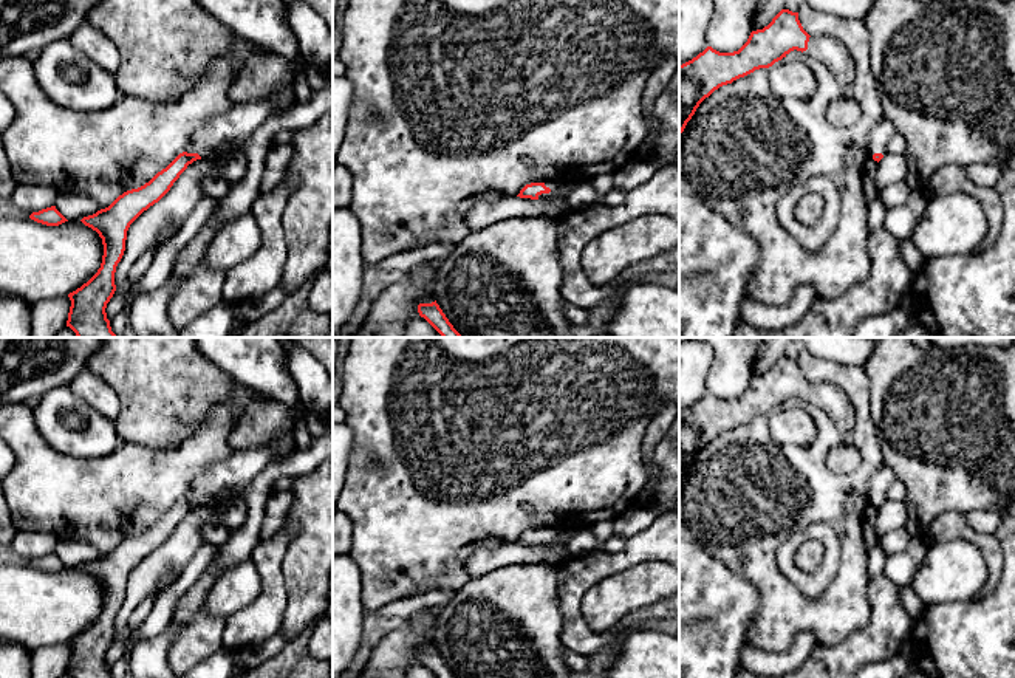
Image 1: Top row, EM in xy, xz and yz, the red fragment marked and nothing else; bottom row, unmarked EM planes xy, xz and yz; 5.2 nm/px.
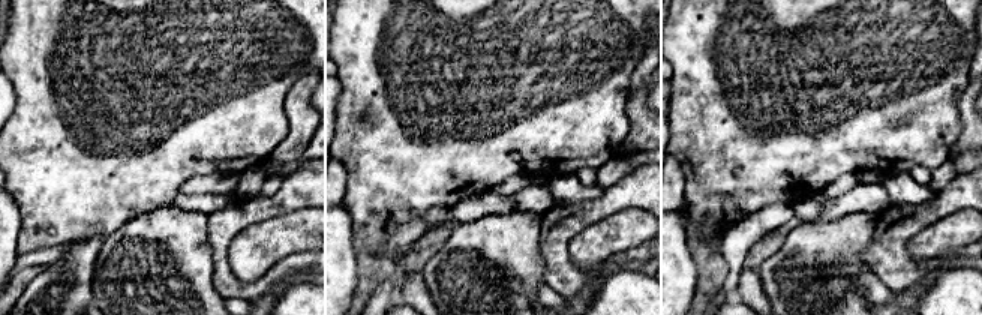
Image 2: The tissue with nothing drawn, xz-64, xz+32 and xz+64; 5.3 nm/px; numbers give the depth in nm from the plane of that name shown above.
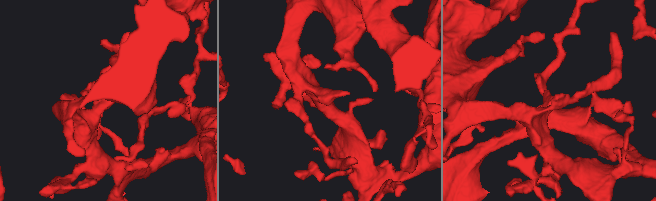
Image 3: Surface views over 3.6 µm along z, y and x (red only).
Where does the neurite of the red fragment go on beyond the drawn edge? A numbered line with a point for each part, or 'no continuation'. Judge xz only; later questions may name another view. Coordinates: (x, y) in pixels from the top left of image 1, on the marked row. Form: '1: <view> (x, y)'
1: xz (560, 189)

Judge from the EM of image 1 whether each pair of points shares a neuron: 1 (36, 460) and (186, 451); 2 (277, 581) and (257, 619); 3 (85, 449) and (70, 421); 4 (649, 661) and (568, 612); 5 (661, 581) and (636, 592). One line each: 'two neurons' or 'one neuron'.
1: one neuron
2: one neuron
3: one neuron
4: two neurons
5: one neuron

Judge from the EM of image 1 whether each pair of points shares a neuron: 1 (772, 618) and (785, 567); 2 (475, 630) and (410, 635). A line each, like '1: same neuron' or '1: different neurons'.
1: different neurons
2: different neurons

